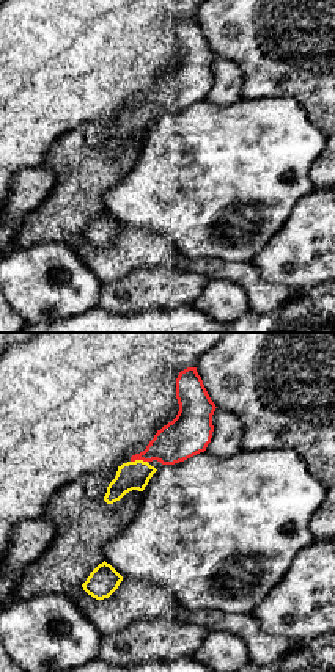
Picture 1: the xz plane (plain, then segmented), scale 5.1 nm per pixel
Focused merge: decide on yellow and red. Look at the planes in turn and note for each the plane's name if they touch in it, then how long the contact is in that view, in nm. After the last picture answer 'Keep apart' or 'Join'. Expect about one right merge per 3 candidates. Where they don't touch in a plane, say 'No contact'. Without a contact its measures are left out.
Touches yellow in xz. Shared border 90 nm

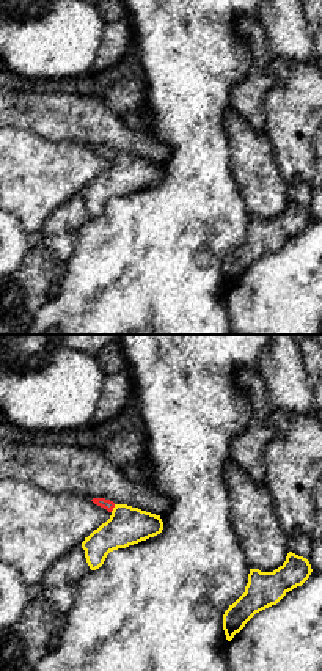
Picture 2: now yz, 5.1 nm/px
Touches yellow in yz. Shared border 50 nm

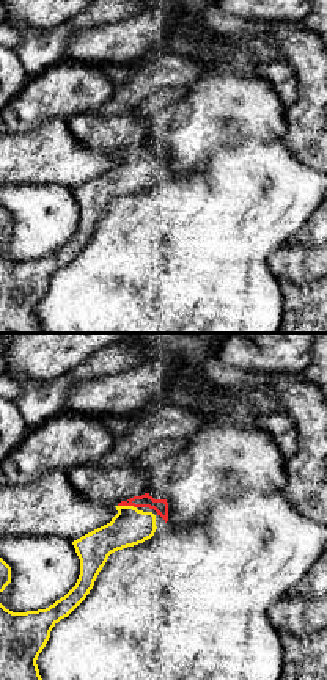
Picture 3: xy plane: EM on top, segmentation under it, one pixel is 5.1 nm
Touches yellow in xy. Shared border 100 nm

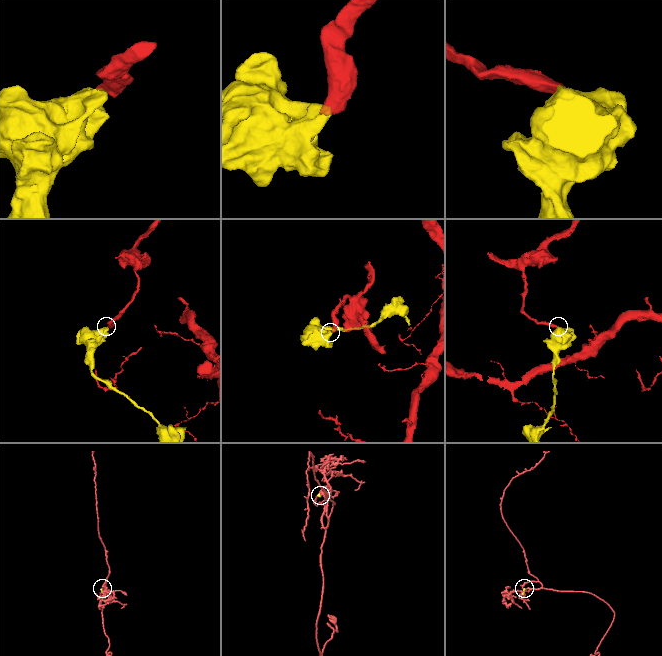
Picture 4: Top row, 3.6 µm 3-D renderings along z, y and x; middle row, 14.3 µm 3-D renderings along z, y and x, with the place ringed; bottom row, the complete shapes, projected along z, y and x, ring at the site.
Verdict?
Join

